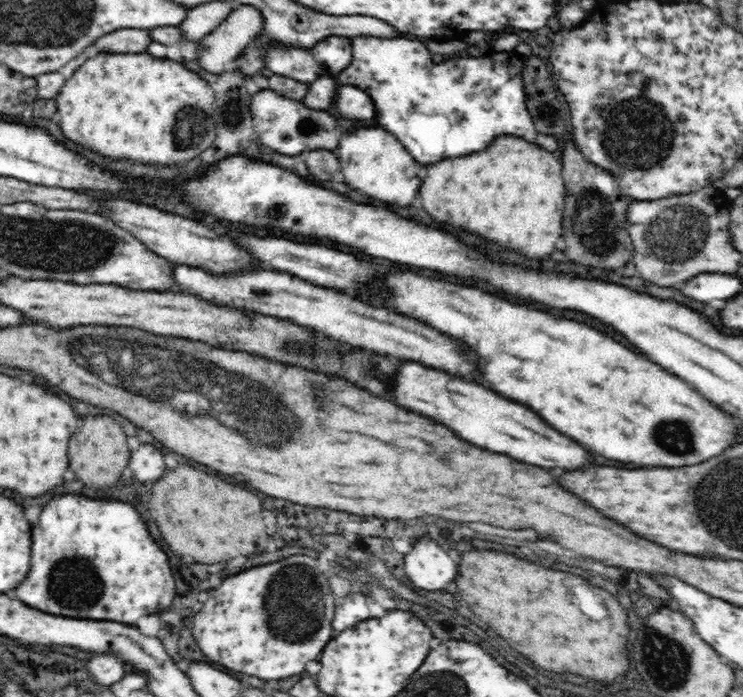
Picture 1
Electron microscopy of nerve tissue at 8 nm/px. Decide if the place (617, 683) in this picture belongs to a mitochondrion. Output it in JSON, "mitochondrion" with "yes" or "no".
{"mitochondrion":"no"}

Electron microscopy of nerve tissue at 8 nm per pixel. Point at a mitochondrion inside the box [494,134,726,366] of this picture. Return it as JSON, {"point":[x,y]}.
{"point":[680,233]}

